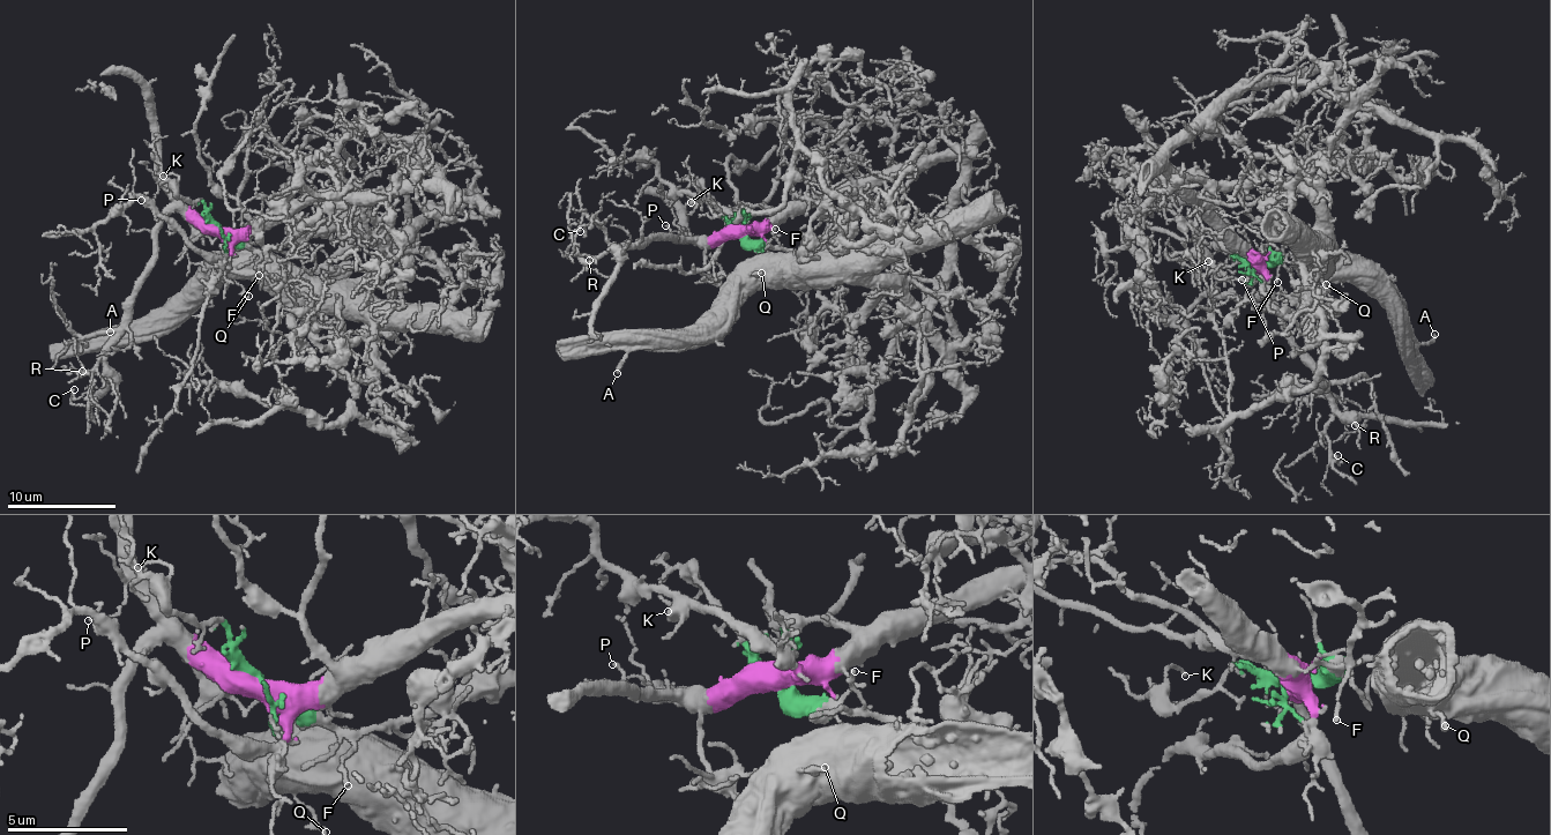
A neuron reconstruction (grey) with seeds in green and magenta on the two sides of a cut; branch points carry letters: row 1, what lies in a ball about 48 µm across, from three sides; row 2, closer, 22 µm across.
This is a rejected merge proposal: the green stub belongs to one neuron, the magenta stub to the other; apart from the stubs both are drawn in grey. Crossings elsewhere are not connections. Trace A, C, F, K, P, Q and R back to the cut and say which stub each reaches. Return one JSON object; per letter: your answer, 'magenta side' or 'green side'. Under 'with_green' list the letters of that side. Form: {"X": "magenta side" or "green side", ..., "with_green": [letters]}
{"A": "green side", "C": "magenta side", "F": "green side", "K": "green side", "P": "magenta side", "Q": "green side", "R": "magenta side", "with_green": ["A", "F", "K", "Q"]}

